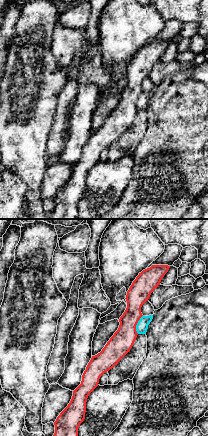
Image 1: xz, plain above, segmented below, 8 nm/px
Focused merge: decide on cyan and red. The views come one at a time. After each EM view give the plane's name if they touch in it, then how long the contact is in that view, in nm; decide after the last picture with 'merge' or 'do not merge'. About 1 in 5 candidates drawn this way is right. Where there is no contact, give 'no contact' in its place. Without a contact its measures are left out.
contact in xz; length 160 nm

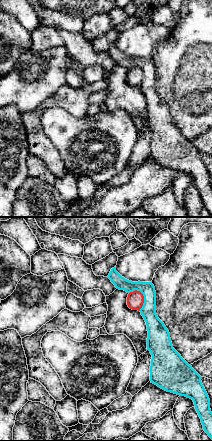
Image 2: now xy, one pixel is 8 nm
contact in xy; length 180 nm

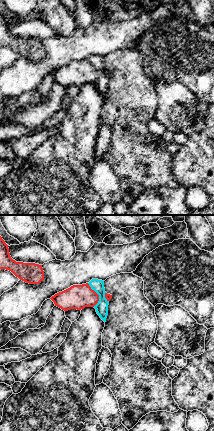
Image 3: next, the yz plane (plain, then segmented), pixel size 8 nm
contact in yz; length 200 nm

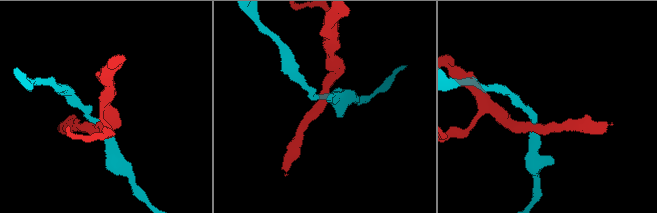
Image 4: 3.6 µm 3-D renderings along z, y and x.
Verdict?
do not merge

